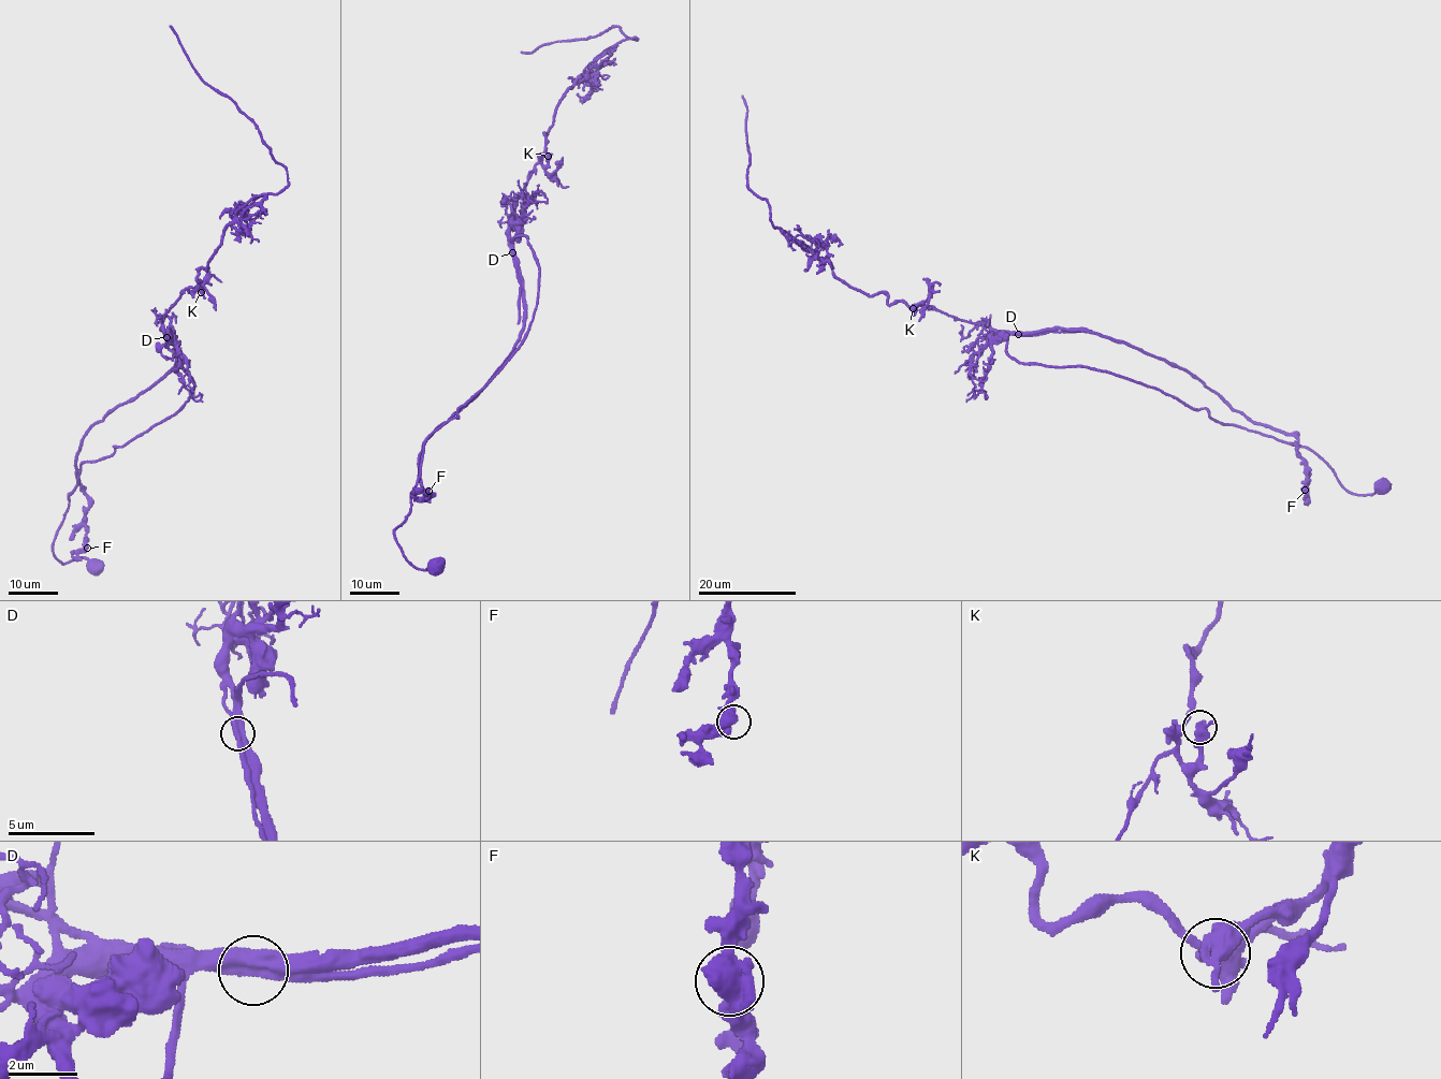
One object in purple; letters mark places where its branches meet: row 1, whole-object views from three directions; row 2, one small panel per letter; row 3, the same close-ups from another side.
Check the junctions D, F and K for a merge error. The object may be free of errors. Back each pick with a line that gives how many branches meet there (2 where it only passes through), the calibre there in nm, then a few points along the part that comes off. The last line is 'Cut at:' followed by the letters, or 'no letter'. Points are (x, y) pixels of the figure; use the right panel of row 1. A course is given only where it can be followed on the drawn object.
D: branches 2; calibre 550 nm; course (1018, 334), (889, 304), (786, 238), (748, 188), (742, 96)
Cut at: D

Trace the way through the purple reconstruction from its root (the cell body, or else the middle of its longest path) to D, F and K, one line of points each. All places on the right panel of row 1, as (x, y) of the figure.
D: (1383, 485), (1351, 493), (1306, 448), (1109, 372), (1020, 363), (1006, 352), (1018, 334)
F: (1383, 485), (1351, 493), (1304, 447), (1020, 363), (1007, 337), (1088, 330), (1185, 369), (1297, 439), (1305, 490)
K: (1383, 485), (1351, 493), (1304, 447), (1213, 420), (1109, 372), (1020, 363), (1007, 354), (1005, 333), (913, 308)

